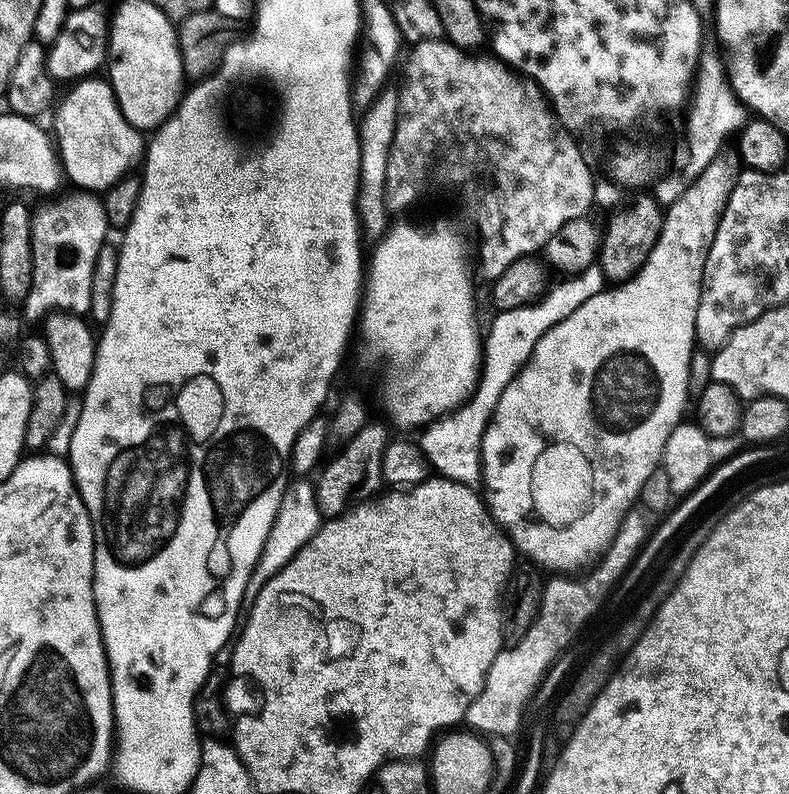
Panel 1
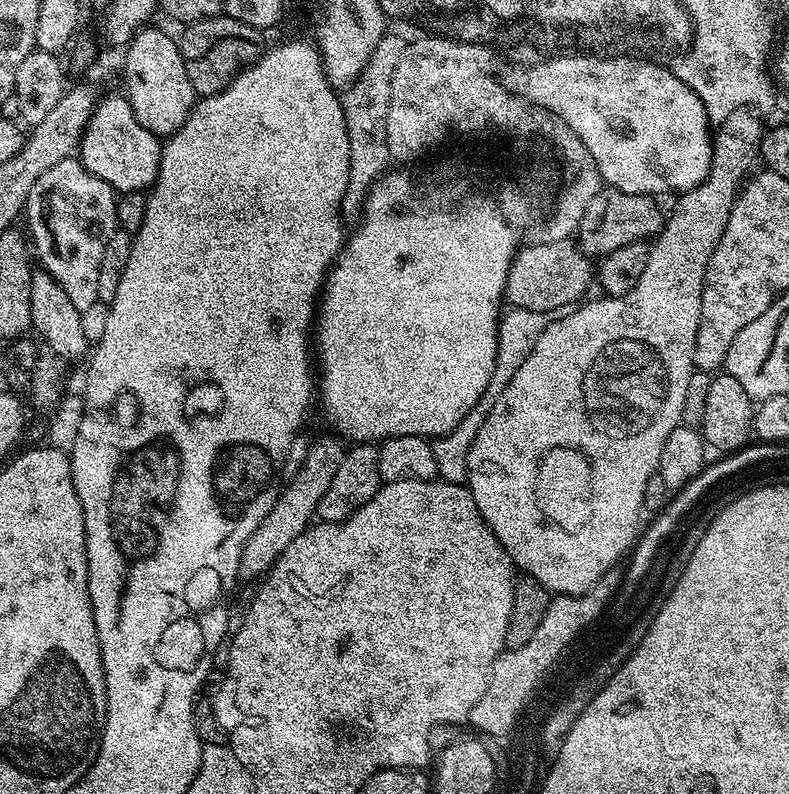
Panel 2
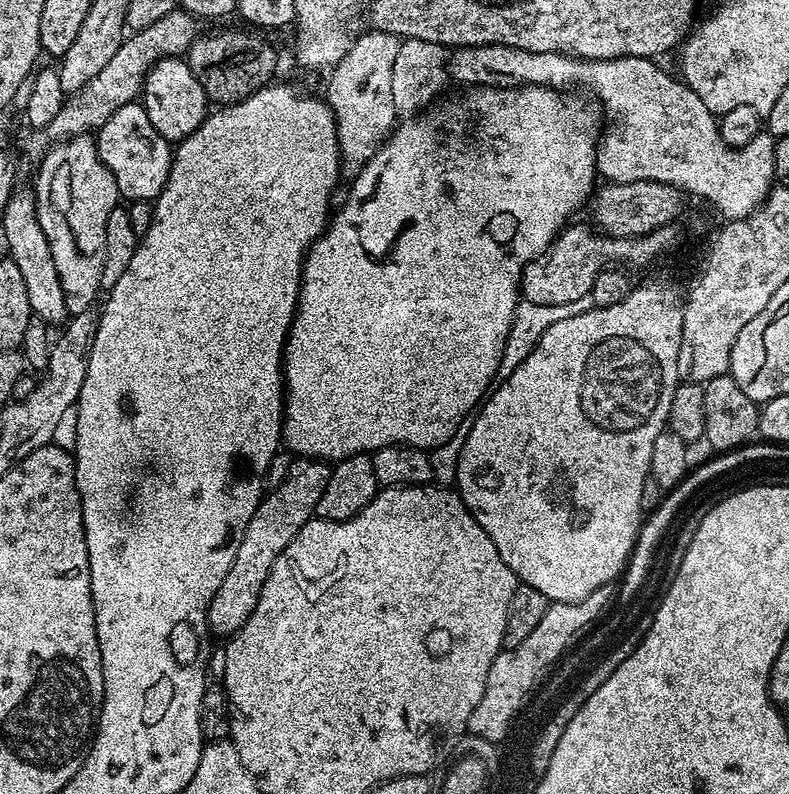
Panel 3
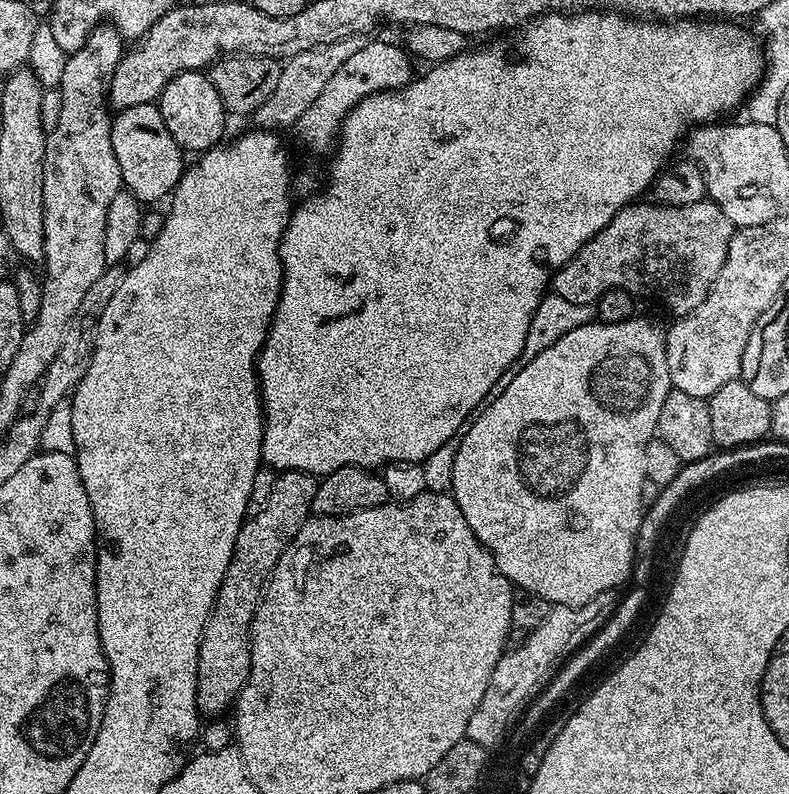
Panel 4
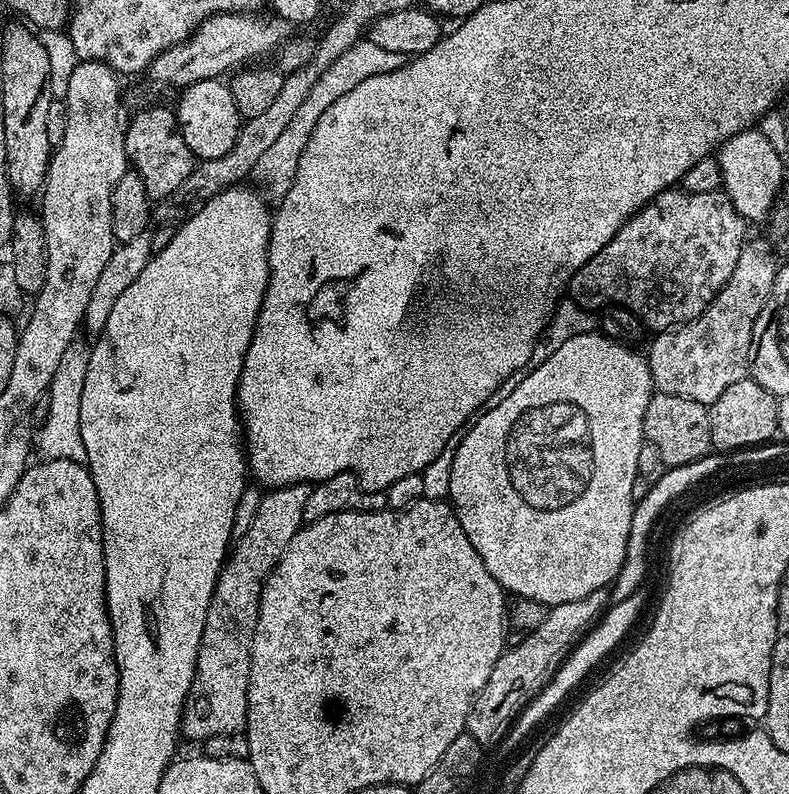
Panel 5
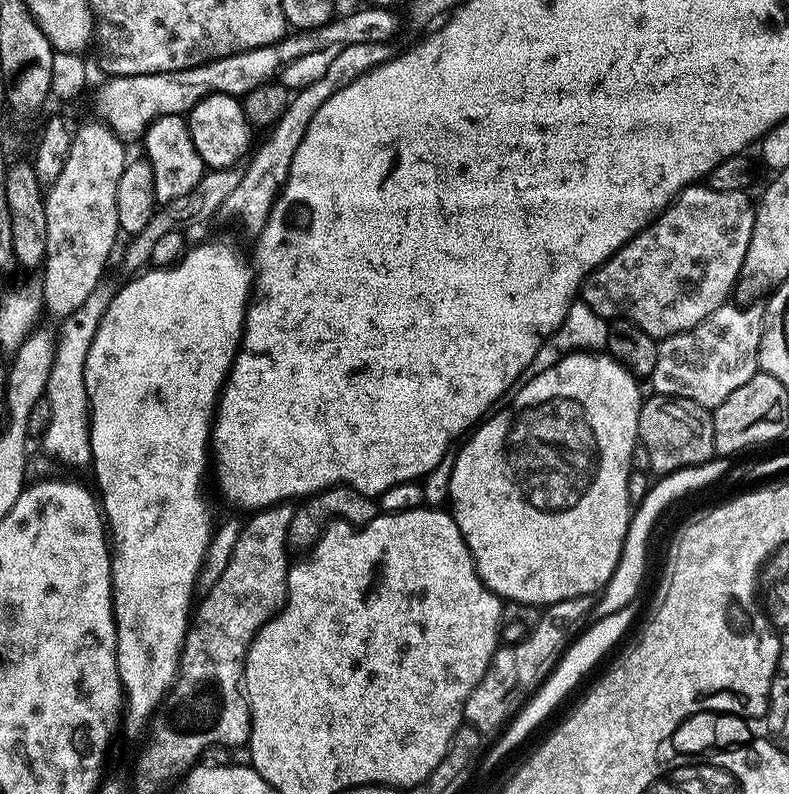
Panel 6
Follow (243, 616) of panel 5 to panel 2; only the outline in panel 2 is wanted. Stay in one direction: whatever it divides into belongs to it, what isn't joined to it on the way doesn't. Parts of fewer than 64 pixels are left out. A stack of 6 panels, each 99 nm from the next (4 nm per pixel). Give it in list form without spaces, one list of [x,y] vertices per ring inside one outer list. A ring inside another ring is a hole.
[[[331,434],[318,440],[312,440],[308,445],[308,453],[301,468],[296,474],[279,489],[276,501],[272,503],[272,509],[262,518],[262,522],[246,538],[242,546],[242,554],[238,562],[238,576],[241,581],[253,580],[259,581],[267,573],[268,569],[275,564],[276,559],[281,556],[304,531],[310,527],[316,516],[316,507],[318,502],[322,502],[322,494],[330,486],[330,481],[338,471],[338,466],[342,462],[346,451],[346,444],[339,435]]]

